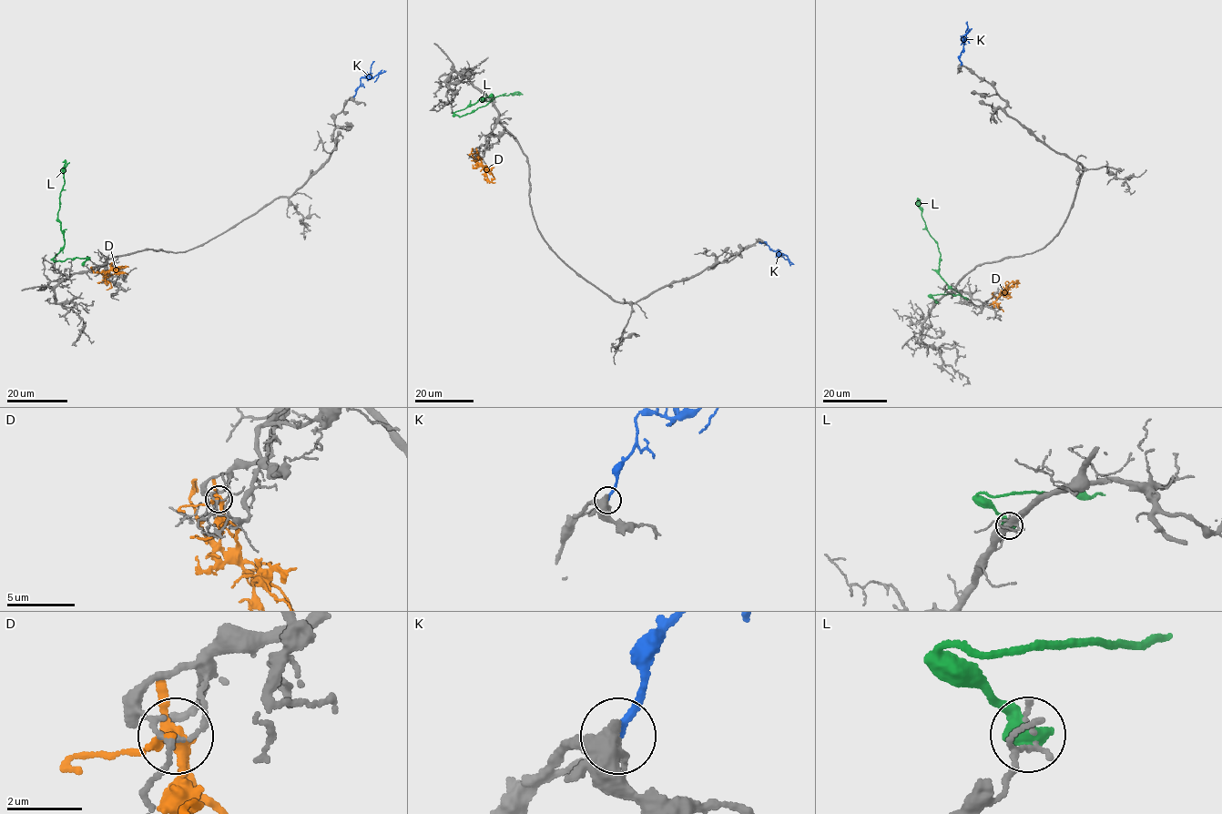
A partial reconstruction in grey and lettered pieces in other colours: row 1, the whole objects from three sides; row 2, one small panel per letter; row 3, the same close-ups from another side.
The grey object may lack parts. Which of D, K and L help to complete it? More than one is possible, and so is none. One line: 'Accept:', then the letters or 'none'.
Accept: none

